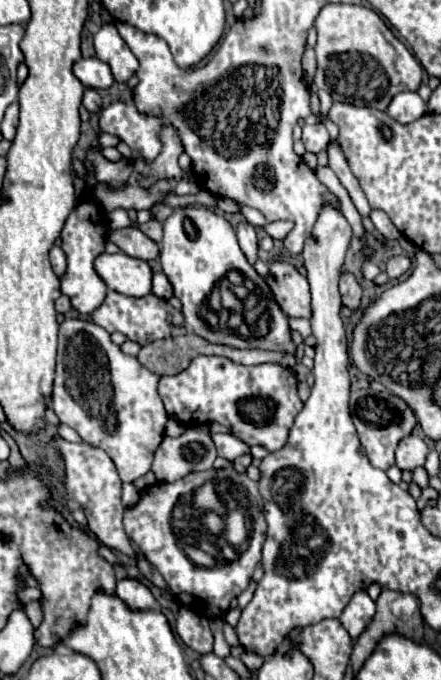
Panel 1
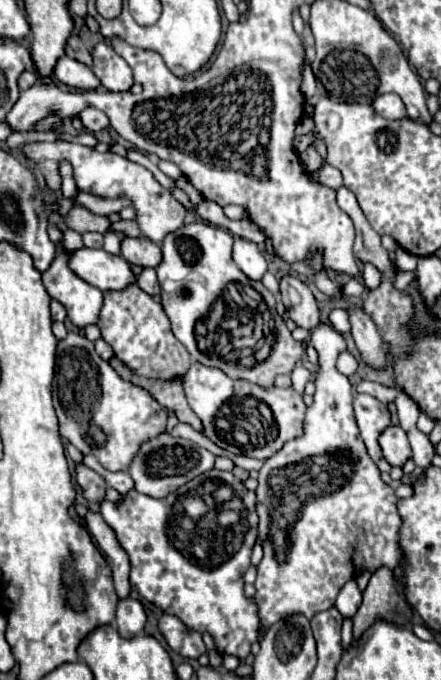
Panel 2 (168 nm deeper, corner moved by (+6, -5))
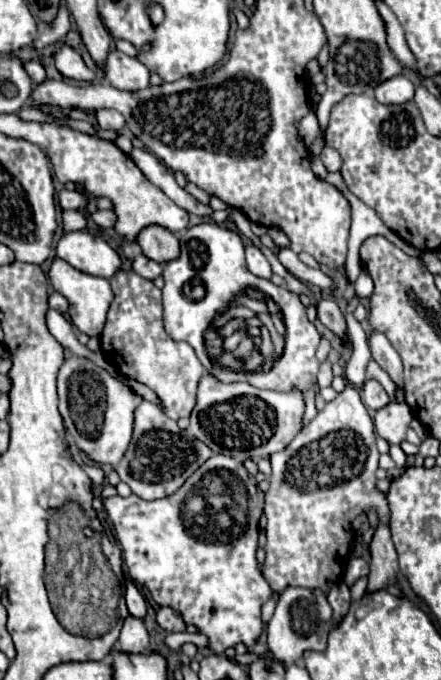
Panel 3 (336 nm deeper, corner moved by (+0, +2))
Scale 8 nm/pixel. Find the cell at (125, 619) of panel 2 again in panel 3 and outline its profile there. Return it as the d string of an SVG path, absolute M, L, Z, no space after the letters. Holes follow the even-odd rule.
M129 616L123 622L121 636L119 636L119 652L125 654L141 654L149 648L149 634L145 630L143 620Z

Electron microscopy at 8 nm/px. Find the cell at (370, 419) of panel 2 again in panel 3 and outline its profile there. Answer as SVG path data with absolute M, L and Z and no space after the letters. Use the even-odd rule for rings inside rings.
M367 380L363 386L363 402L365 402L365 406L379 410L381 406L389 404L389 396L377 380Z

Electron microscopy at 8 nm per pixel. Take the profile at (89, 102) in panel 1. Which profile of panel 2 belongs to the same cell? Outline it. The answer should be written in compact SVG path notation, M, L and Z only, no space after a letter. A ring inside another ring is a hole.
M87 107L87 109L83 109L83 111L79 113L79 117L81 117L85 129L89 129L89 131L101 131L101 129L105 129L105 127L109 125L107 115L105 115L103 111L95 109L95 107Z

